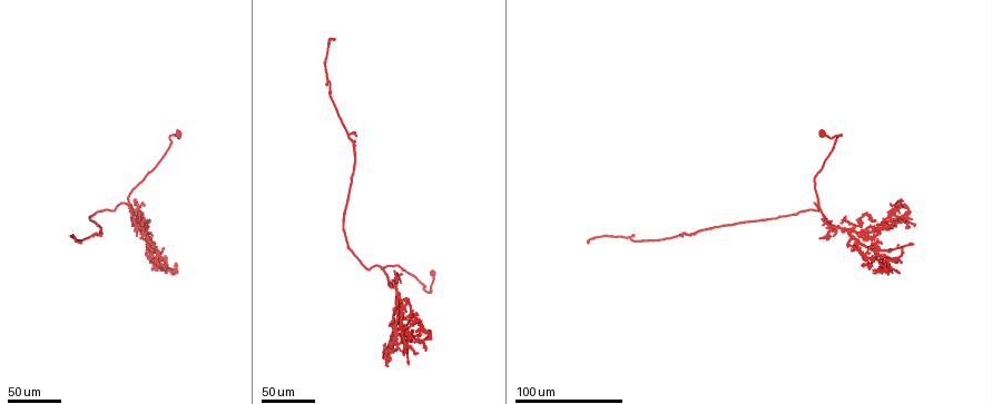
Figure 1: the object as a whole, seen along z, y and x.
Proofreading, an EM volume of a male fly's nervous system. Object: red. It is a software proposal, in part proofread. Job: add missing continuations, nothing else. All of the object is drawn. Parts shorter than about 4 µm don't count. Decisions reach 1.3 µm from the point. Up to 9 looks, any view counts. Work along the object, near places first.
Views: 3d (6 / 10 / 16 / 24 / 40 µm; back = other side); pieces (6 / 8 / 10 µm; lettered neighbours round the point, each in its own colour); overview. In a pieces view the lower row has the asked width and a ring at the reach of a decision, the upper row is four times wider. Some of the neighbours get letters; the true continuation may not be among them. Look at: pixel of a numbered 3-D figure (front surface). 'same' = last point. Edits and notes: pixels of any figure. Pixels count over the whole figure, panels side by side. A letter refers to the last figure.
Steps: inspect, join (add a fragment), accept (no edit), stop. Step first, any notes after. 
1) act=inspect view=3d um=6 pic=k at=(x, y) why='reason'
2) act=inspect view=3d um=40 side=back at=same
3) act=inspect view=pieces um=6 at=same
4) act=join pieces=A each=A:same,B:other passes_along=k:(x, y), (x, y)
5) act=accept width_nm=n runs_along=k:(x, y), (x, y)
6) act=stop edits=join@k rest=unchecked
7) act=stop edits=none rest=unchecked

act=inspect view=3d um=24 pic=1 at=(858, 223) why='thin end'

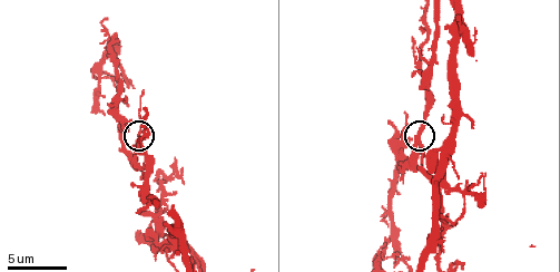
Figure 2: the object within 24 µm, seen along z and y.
act=inspect view=pieces um=10 pic=2 at=(406, 130)

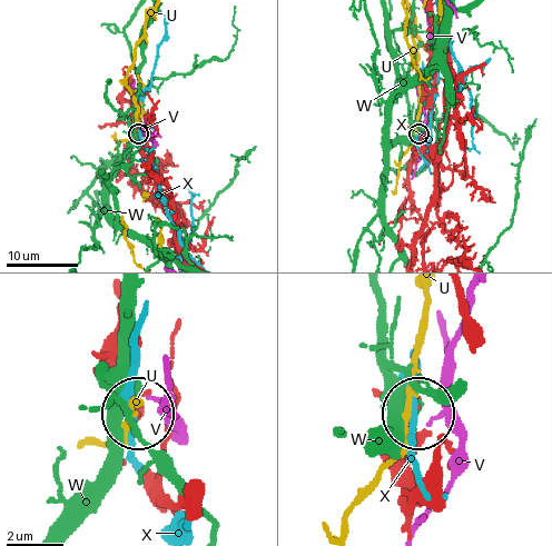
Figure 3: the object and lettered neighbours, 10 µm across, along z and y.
act=accept each=U:other,V:other,W:other,X:other found='no lettered fragment goes on from it'

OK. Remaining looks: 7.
act=inspect view=pieces um=10 pic=2 at=(117, 36)

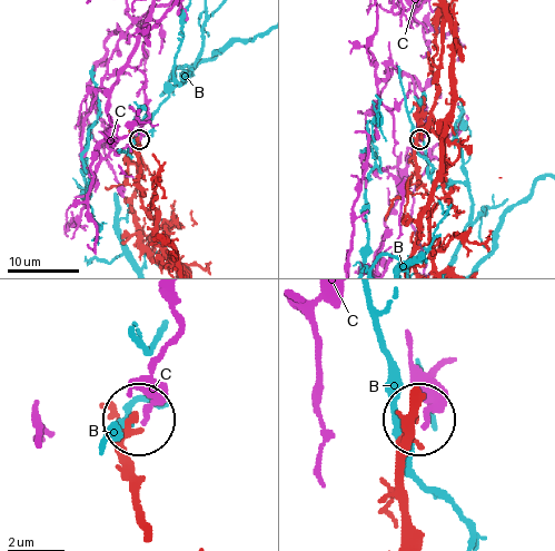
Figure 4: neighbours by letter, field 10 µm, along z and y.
act=accept each=B:other,C:other found='none of them fits'

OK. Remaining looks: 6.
act=inspect view=3d um=40 pic=1 at=(144, 238) why='free end'

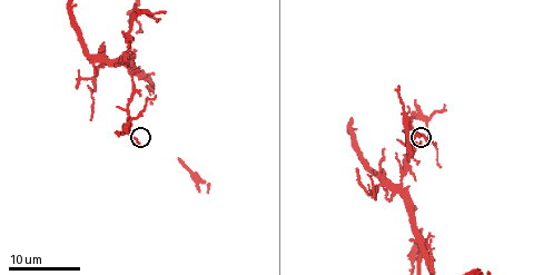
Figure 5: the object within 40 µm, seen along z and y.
act=inspect view=pieces um=10 pic=5 at=(416, 133)

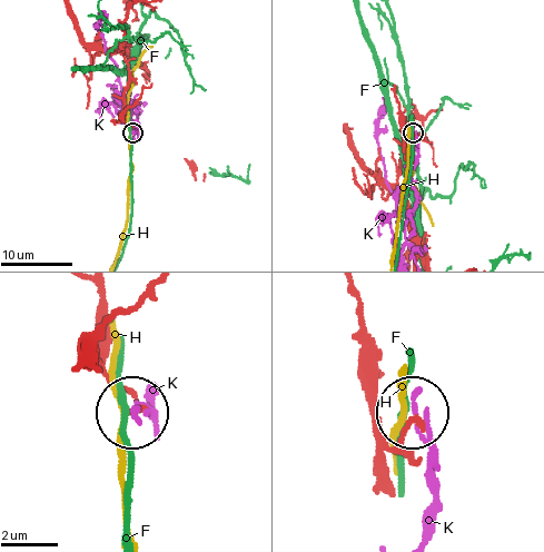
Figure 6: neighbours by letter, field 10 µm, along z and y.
act=accept each=F:other,H:other,K:other runs_along=6:(382, 473), (411, 417) found='none of them fits'

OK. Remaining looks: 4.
act=inspect view=3d um=24 pic=1 at=(905, 220) why='branch stops here'

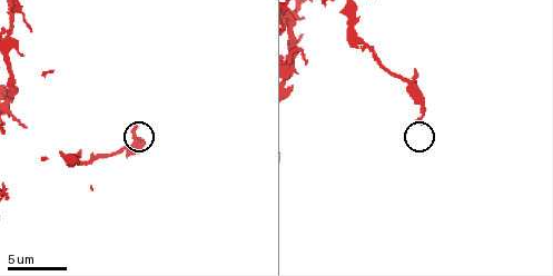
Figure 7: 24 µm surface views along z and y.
act=inspect view=pieces um=8 pic=7 at=(421, 121)

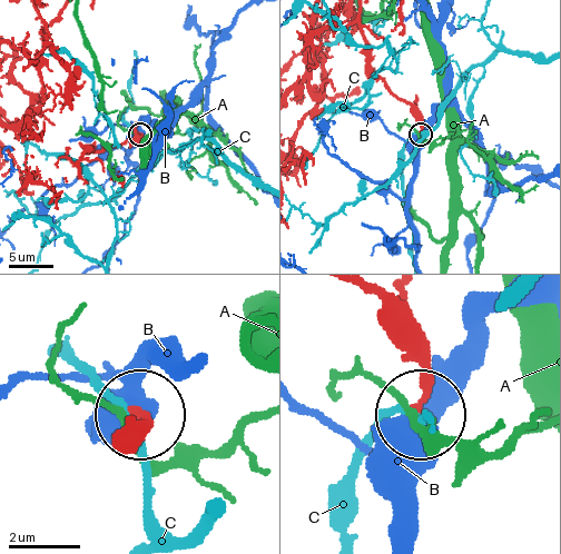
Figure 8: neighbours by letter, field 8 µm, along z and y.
act=accept each=A:other,B:other,C:other found='none of them fits'

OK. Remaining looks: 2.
act=stop edits=none rest=unchecked

